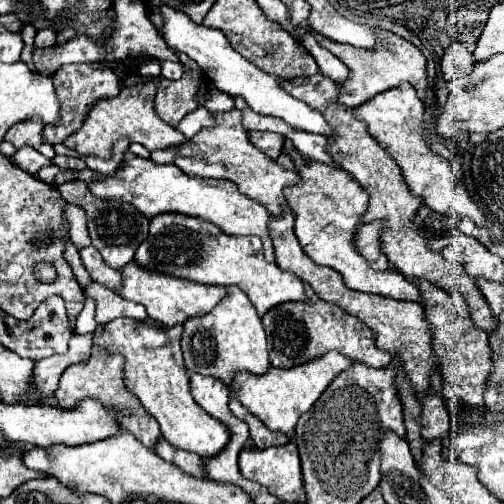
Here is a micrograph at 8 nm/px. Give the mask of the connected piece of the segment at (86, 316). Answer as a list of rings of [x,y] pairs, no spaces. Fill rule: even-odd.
[[[86,298],[84,310],[80,312],[78,322],[76,322],[76,332],[78,332],[78,334],[88,334],[88,332],[94,332],[94,330],[96,330],[96,320],[94,320],[94,300],[92,300],[92,298]]]

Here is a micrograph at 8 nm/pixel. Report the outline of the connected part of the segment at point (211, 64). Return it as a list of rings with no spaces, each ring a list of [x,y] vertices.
[[[162,4],[162,8],[160,8],[160,16],[162,16],[162,36],[168,44],[168,48],[172,48],[174,52],[184,52],[190,60],[194,60],[204,70],[204,74],[214,82],[214,86],[218,90],[222,90],[230,96],[242,96],[254,112],[282,118],[286,124],[290,124],[296,130],[306,130],[306,132],[314,132],[314,134],[322,134],[322,136],[332,134],[332,130],[330,130],[330,126],[326,126],[326,120],[322,118],[322,114],[318,114],[316,110],[310,110],[302,100],[296,100],[286,90],[282,90],[278,86],[276,76],[270,76],[270,74],[258,70],[252,62],[242,58],[230,46],[230,42],[226,42],[226,36],[220,30],[208,28],[208,26],[198,26],[186,14],[182,14],[180,10],[170,8],[166,4]]]

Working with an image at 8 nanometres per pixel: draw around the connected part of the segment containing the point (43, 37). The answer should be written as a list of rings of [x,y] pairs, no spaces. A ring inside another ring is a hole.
[[[45,28],[37,32],[34,39],[36,48],[52,47],[56,44],[57,32],[53,28]]]

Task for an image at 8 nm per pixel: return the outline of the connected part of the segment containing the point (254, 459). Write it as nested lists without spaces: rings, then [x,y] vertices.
[[[290,440],[288,444],[282,446],[270,446],[264,450],[254,450],[254,448],[244,448],[238,458],[240,472],[244,478],[254,480],[268,488],[270,494],[278,496],[284,502],[306,502],[304,486],[302,486],[302,470],[300,470],[300,458],[298,458],[298,448]]]

